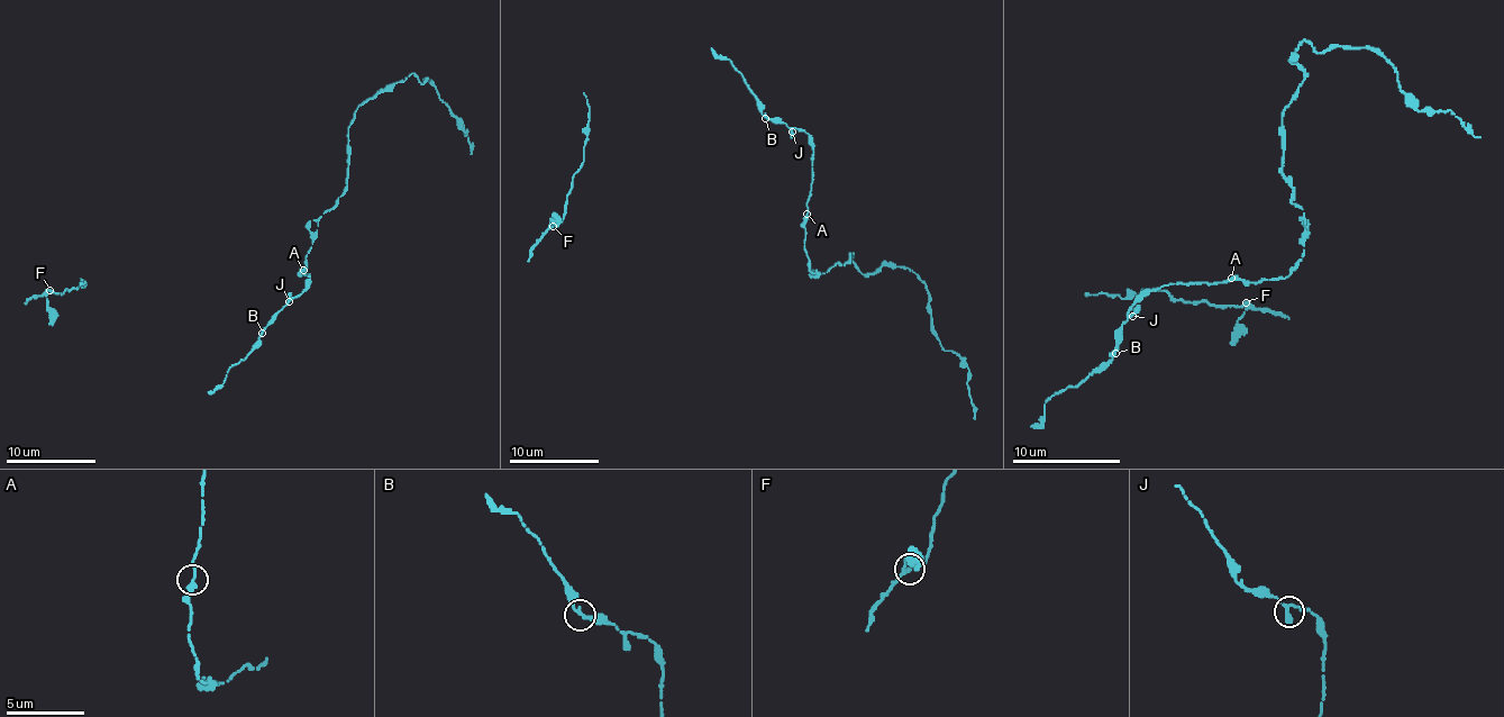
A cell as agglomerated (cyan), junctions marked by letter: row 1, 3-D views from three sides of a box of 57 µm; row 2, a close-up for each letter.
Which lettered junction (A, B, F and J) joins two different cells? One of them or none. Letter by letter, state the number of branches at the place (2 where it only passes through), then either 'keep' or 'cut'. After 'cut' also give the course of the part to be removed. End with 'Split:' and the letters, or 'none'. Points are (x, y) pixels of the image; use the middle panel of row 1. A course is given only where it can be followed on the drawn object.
A: 2 branches meet; keep
B: 2 branches meet; keep
F: 3 branches meet; keep
J: 2 branches meet; keep
Split: none

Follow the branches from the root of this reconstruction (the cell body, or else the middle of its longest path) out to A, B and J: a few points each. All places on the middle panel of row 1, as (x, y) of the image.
A: (810, 194), (805, 215)
B: (810, 194), (812, 141), (799, 129), (790, 129), (783, 123), (765, 118)
J: (810, 194), (812, 141), (799, 129), (792, 132)

